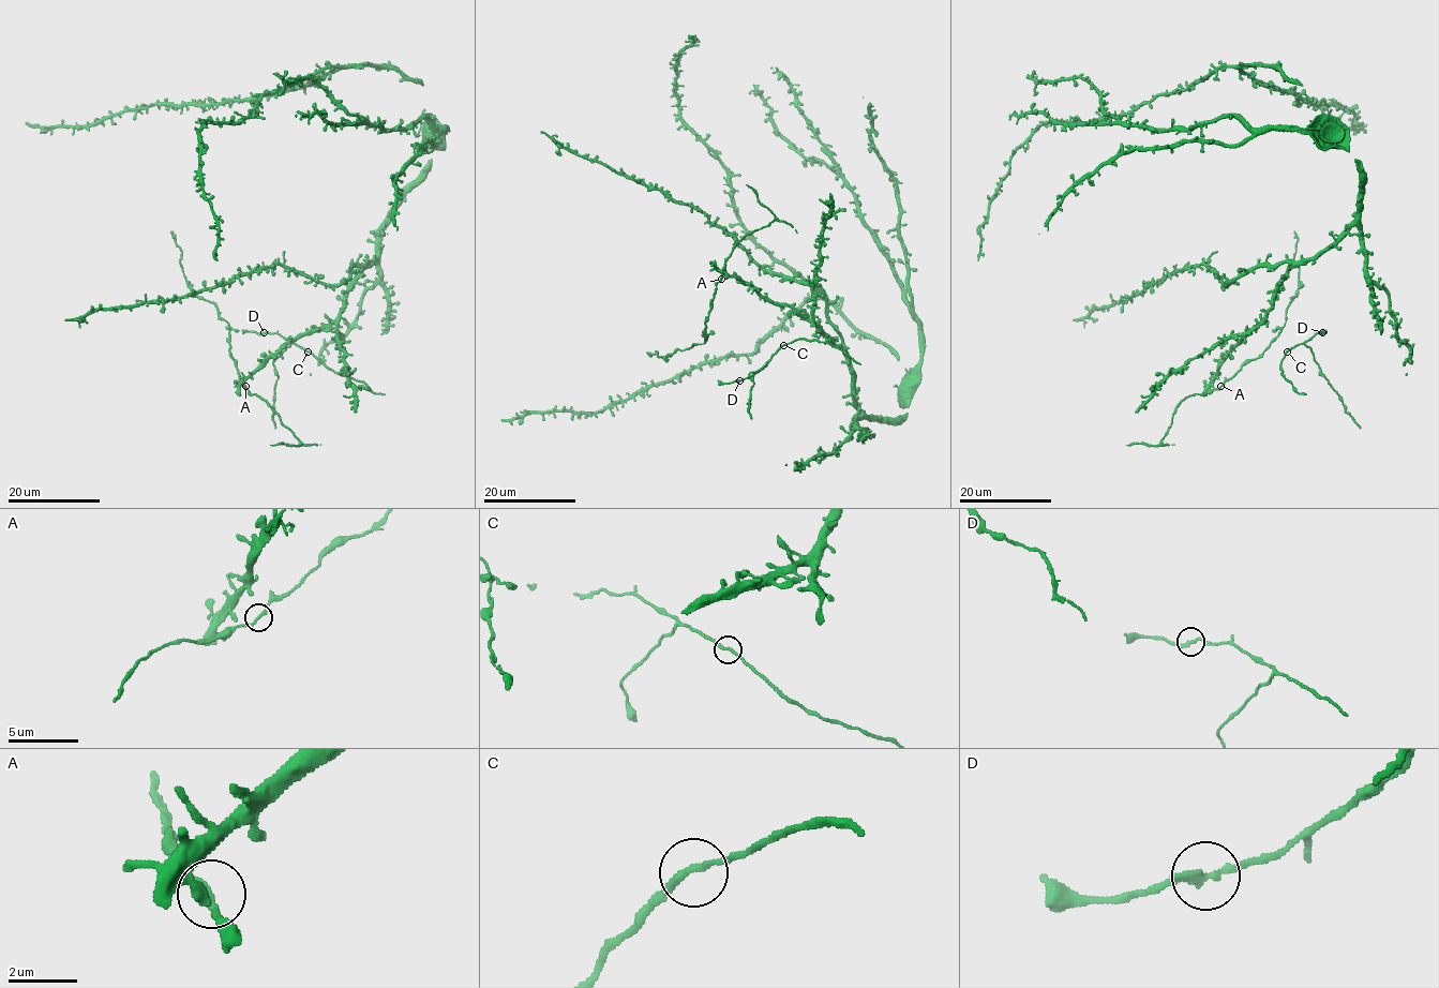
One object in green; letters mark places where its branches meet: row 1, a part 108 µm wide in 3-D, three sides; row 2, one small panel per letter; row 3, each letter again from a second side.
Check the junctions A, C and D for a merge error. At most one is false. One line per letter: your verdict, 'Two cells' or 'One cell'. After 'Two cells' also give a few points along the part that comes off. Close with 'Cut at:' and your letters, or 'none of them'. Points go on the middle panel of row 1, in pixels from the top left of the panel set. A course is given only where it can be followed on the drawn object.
A: One cell
C: One cell
D: One cell
Cut at: none of them

